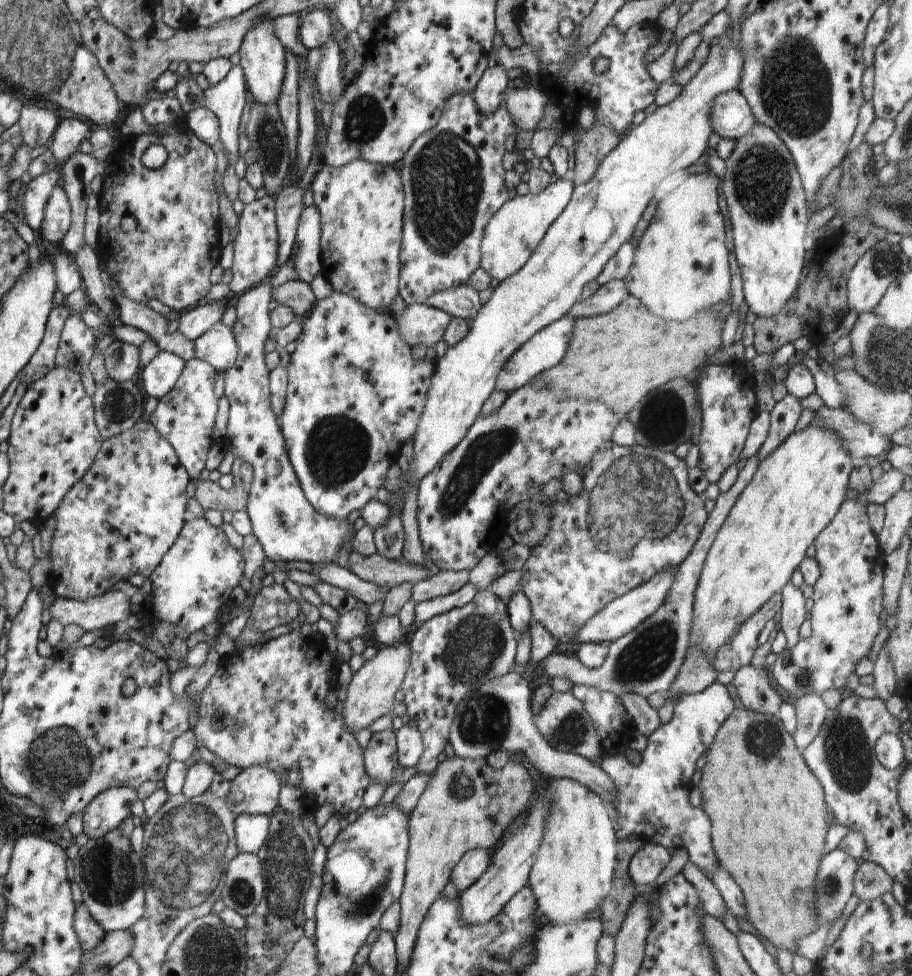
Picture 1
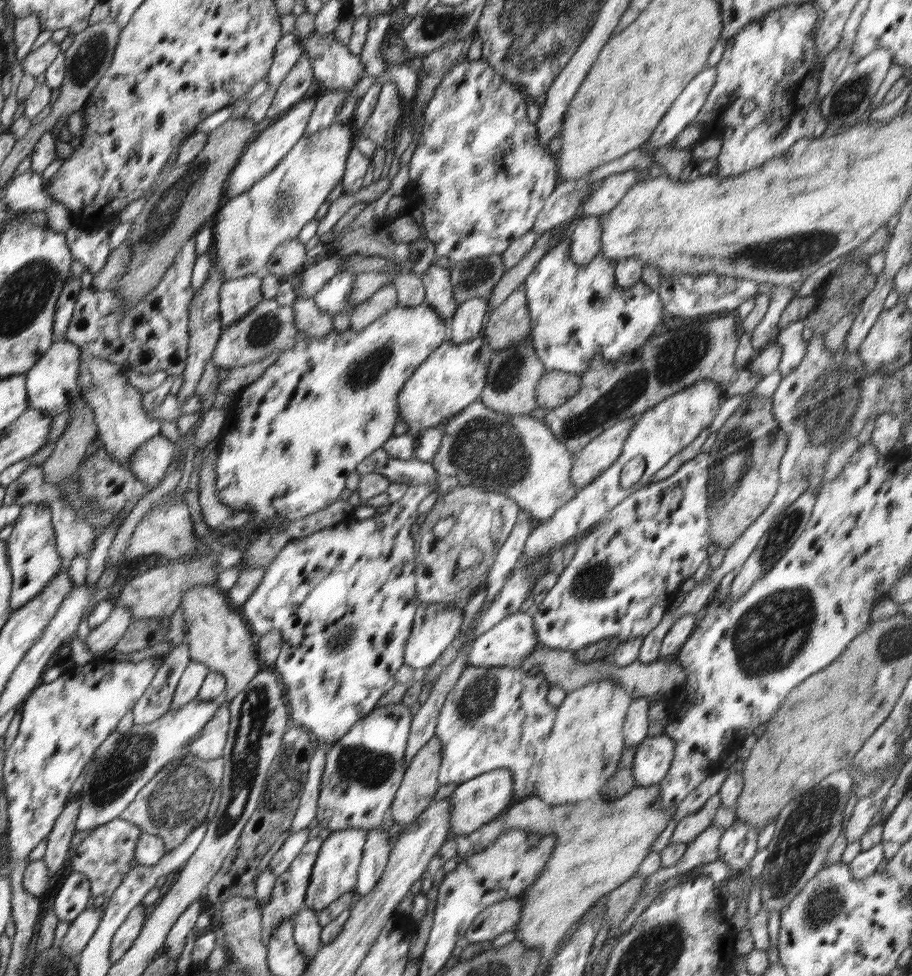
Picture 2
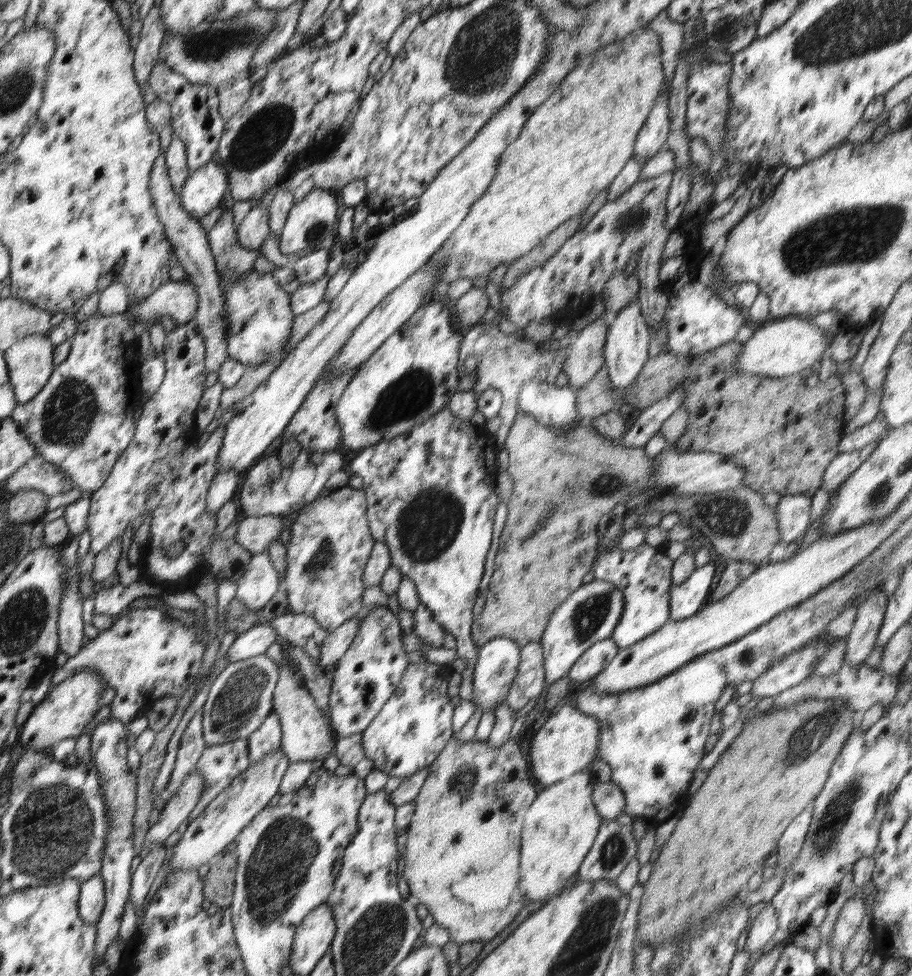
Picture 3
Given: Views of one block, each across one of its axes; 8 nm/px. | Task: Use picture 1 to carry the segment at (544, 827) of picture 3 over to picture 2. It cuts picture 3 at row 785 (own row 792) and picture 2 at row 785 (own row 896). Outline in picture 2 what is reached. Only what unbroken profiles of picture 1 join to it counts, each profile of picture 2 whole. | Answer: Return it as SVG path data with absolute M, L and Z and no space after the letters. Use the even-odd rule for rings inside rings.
M612 680L590 682L574 692L567 693L556 710L552 729L546 737L541 769L534 783L534 795L547 805L577 803L590 796L599 795L606 782L616 772L625 749L622 730L632 699L624 692L624 686Z

